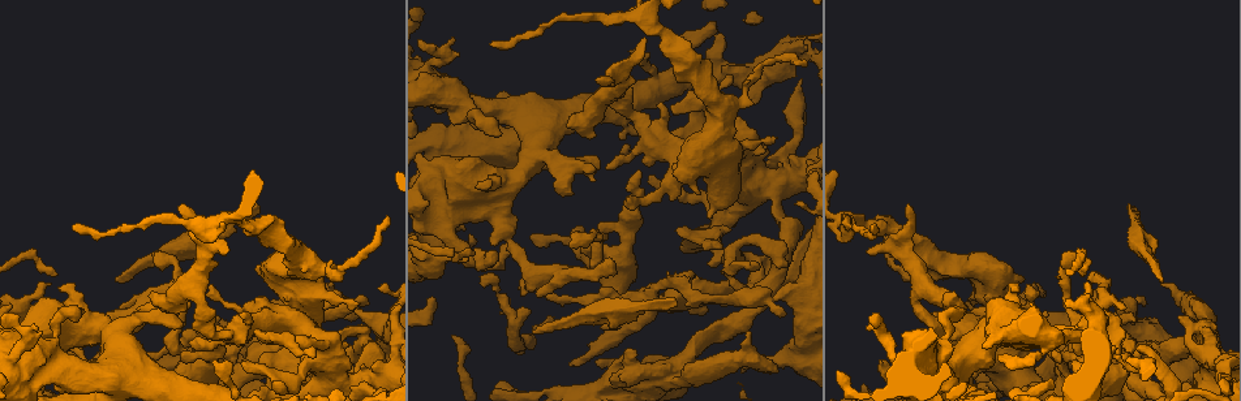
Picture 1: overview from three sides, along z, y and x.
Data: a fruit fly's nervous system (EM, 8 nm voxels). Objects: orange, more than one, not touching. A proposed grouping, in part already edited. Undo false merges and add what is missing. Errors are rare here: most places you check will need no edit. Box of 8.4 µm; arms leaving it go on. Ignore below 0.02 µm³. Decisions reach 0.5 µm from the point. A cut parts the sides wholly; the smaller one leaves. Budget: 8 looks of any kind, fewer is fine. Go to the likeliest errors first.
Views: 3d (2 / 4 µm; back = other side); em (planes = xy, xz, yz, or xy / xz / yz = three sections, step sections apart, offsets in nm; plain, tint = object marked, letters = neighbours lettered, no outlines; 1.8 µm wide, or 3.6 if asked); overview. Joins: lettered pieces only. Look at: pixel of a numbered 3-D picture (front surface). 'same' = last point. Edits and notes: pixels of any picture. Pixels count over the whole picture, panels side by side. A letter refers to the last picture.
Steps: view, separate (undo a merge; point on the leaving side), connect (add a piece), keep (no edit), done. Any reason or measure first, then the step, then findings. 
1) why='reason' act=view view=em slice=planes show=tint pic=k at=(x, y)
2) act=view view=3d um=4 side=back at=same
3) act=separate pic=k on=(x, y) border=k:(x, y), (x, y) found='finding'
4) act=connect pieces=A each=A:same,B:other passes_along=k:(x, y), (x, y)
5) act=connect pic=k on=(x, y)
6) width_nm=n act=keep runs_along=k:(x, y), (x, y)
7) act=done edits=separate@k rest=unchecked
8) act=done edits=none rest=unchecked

why='a narrow waist' act=view view=em slice=yz step=16 show=tint pic=1 at=(758, 284)

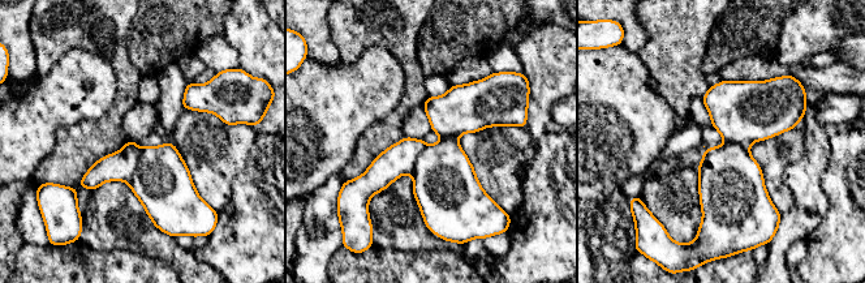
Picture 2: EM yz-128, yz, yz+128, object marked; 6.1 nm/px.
why='another direction' act=view view=em slice=planes show=tint at=same

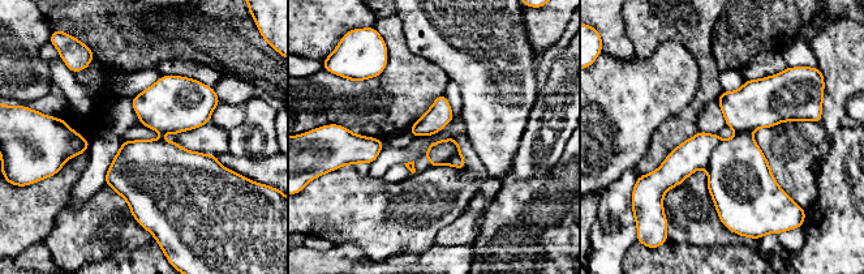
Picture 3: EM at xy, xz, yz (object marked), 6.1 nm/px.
act=view view=em slice=planes show=letters at=same

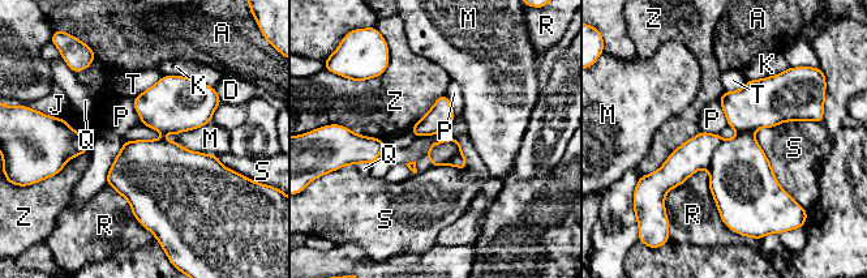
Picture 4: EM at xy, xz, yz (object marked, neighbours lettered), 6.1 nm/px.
act=keep each=A:other,D:other,J:other,K:other,M:other,P:other,Q:other,R:other,S:other,T:other,Z:other border=4:(132, 99), (133, 107), (144, 124) found='continuous, no second neuron'

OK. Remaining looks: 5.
why='four or more arms meet' act=view view=3d um=2 pic=1 at=(681, 280)

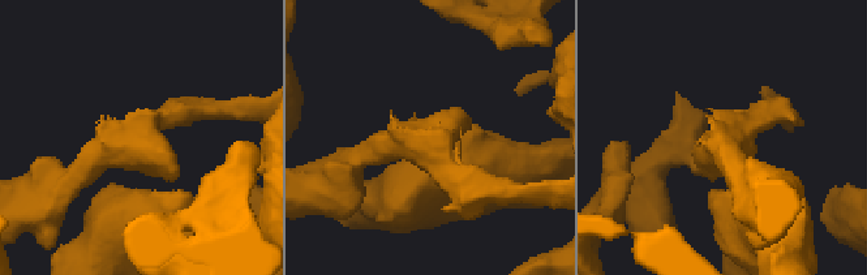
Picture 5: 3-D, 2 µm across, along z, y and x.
arms=4 act=view view=em slice=planes show=letters pic=5 at=(432, 143)

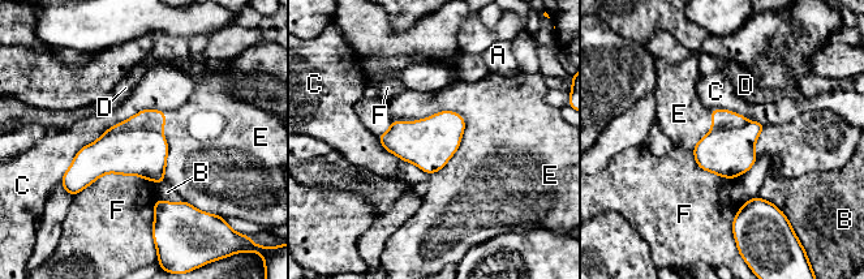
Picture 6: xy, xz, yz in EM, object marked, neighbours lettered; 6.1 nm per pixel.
act=keep each=A:other,B:other,C:other,D:other,E:other,F:other border=6:(391, 119), (456, 111), (465, 128) found='one neuron here'

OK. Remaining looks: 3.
why='two arms at a narrow angle' act=view view=em um=3.6 slice=yz step=16 show=tint pic=1 at=(761, 188)

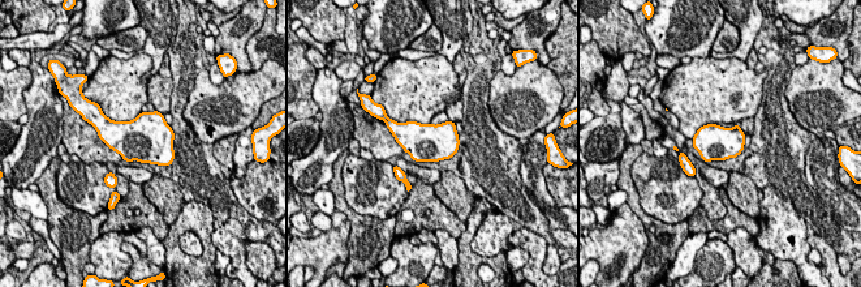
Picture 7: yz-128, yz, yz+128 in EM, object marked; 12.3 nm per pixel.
act=view view=em um=3.6 slice=planes show=letters at=same

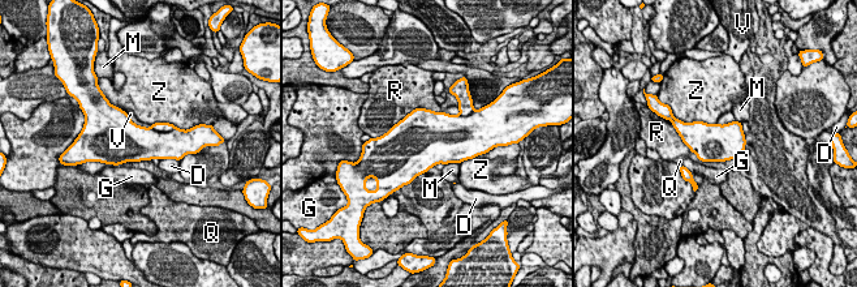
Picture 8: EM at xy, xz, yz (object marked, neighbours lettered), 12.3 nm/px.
act=keep each=D:other,G:other,M:other,Q:other,R:other,V:other,Z:other border=8:(125, 112), (134, 123), (151, 127) found='continuous, no second neuron'

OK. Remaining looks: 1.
act=done edits=none rest=unchecked

